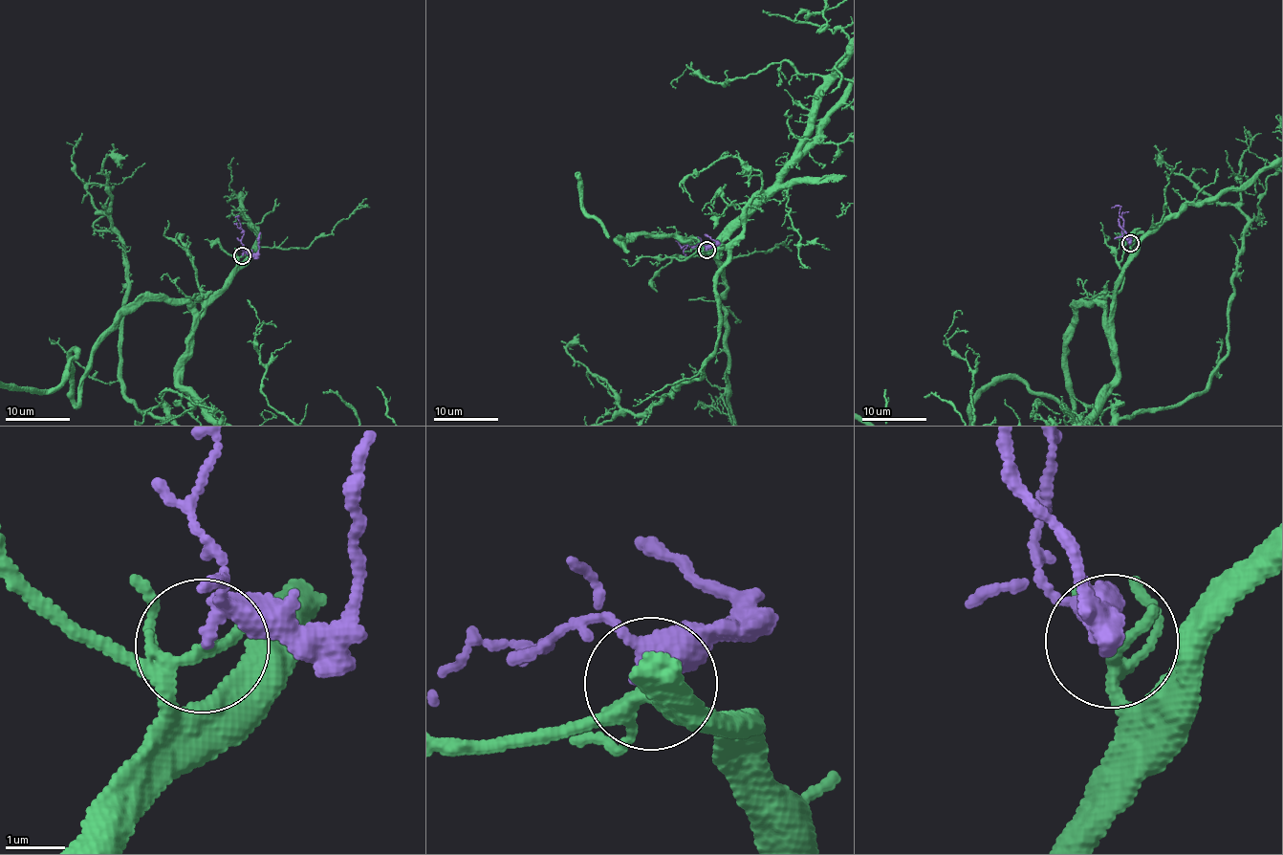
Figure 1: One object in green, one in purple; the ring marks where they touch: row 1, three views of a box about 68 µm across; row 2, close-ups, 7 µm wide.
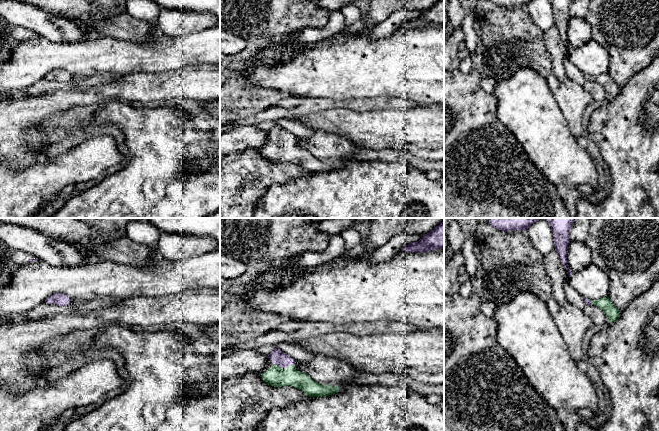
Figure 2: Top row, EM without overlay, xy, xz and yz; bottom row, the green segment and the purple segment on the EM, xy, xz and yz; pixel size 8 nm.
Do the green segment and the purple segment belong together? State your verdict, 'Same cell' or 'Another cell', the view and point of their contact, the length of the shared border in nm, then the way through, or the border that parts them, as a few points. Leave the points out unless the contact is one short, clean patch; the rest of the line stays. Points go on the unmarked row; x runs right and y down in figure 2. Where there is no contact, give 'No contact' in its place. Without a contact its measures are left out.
Same cell. Touches green at xz (285, 144). Shared border 170 nm. Path across: xz (276, 152), (285, 144), (277, 133)

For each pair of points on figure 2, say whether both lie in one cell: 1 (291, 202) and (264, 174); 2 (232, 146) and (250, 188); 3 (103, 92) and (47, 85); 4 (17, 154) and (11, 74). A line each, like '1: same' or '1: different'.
1: different
2: different
3: different
4: different

